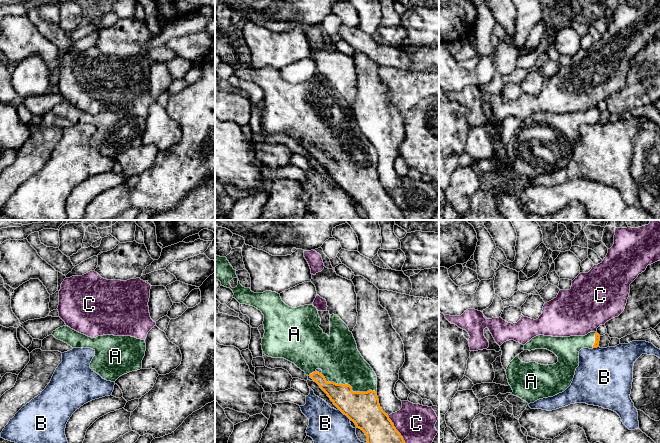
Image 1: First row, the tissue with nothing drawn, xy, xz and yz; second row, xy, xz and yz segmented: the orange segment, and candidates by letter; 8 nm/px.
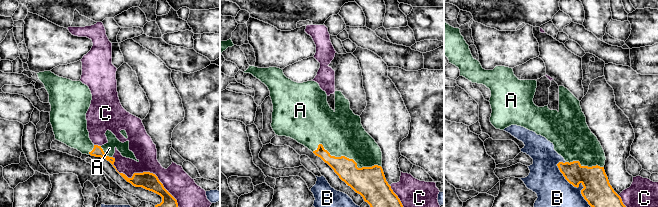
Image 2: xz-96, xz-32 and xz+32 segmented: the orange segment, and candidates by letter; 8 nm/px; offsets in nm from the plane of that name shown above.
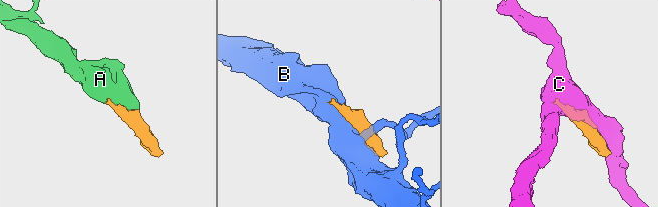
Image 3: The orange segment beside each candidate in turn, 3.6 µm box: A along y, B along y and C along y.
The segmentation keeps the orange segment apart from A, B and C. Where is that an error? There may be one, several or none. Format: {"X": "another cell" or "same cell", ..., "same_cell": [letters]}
{"A": "same cell", "B": "another cell", "C": "another cell", "same_cell": ["A"]}

